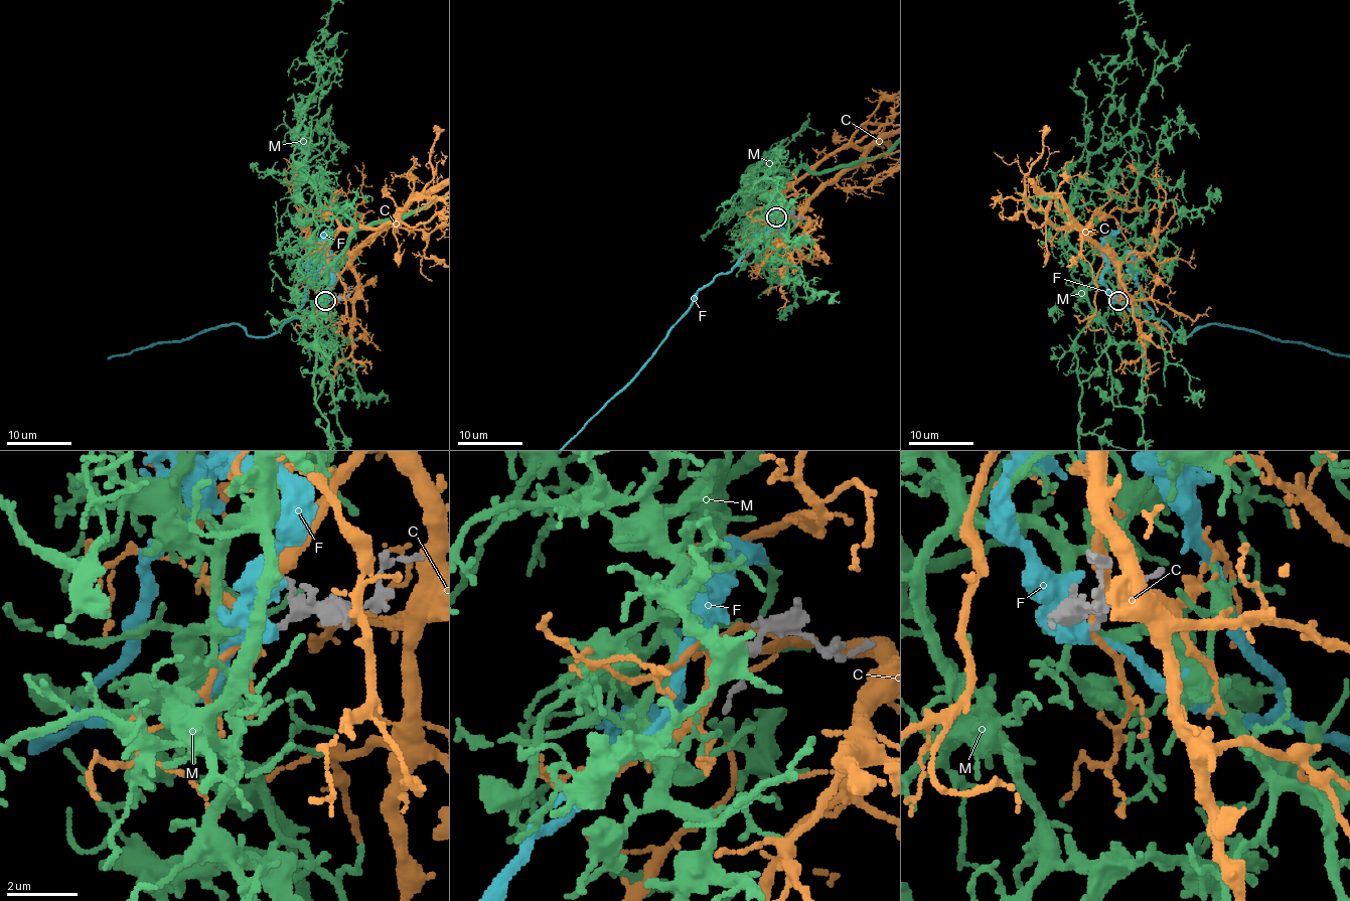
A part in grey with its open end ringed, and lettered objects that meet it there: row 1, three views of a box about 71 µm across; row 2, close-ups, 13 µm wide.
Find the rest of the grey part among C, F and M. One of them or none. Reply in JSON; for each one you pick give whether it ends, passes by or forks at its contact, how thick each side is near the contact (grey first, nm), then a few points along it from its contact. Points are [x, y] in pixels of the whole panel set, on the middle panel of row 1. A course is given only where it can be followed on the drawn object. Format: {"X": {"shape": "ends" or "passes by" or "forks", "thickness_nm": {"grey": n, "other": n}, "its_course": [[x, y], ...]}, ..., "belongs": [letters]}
{"M": {"shape": "passes by", "thickness_nm": {"grey": 140, "other": 170}}, "belongs": ["M"]}

